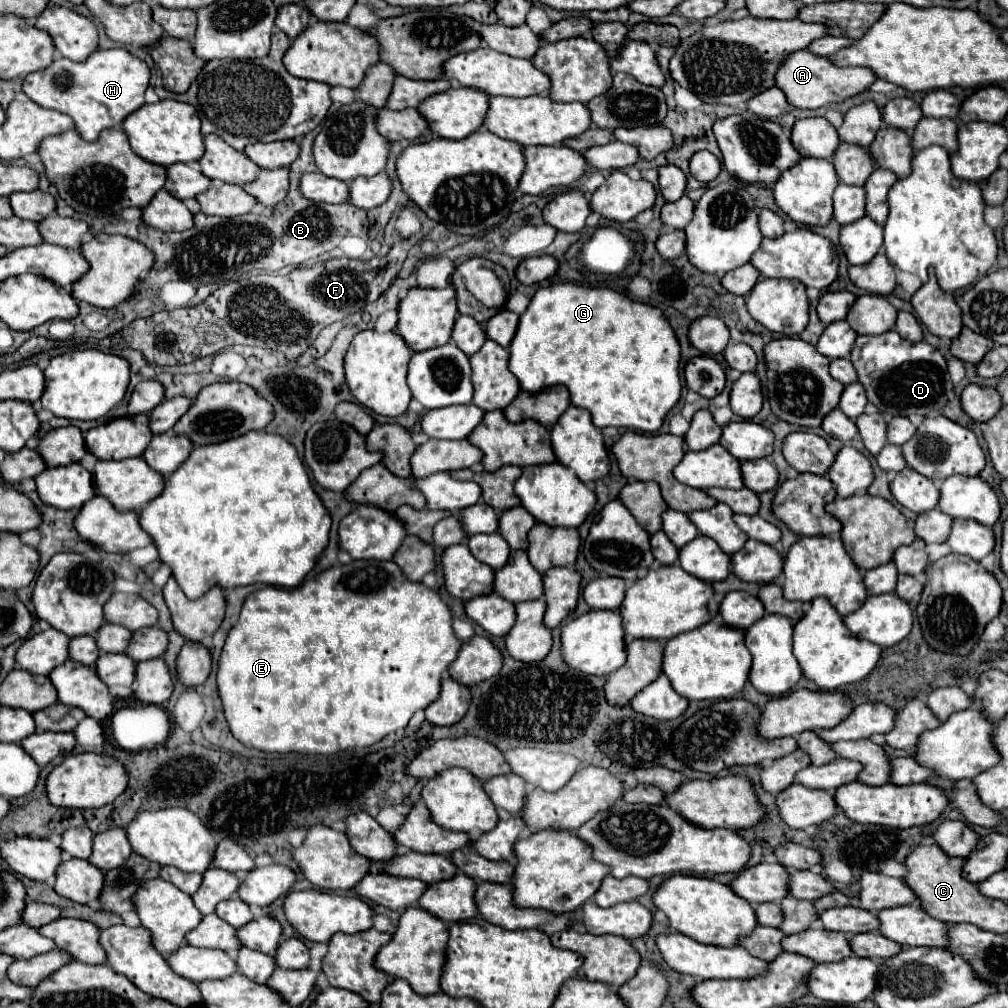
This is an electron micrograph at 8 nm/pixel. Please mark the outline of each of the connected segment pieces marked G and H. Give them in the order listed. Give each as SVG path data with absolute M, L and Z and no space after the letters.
M569 281L539 287L519 319L509 353L509 369L519 379L521 389L541 391L549 385L565 385L571 391L571 403L591 411L597 427L613 425L653 433L681 397L681 347L669 319L661 309L633 301L611 288L583 287Z
M99 49L99 51L91 53L87 57L87 61L83 61L83 63L75 63L71 59L59 57L59 59L53 59L53 63L47 69L35 71L23 79L23 93L31 101L35 101L37 105L41 105L45 109L55 109L59 113L69 115L75 123L75 131L85 141L95 141L103 129L111 129L111 127L121 125L121 121L129 113L133 113L139 105L145 103L145 89L147 87L149 87L149 67L125 49L107 49L107 51Z

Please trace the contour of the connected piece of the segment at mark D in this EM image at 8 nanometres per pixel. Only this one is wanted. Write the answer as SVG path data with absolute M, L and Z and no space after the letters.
M893 329L881 335L859 335L851 351L851 363L867 391L869 403L873 403L885 417L941 413L947 395L953 391L943 355L925 341L909 343Z

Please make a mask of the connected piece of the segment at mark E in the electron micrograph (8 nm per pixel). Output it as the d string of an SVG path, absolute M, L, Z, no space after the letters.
M351 561L349 565L329 567L295 589L266 586L251 593L241 609L239 621L229 631L229 637L225 641L219 659L217 687L219 687L223 713L227 717L231 733L243 745L261 751L279 751L279 753L287 753L287 751L335 753L339 749L347 749L355 745L361 747L373 745L379 739L383 739L387 733L407 727L411 715L417 709L425 709L439 697L441 675L447 671L449 663L455 661L459 649L461 649L461 641L455 637L453 631L453 615L437 591L425 587L423 583L409 581L395 561Z

